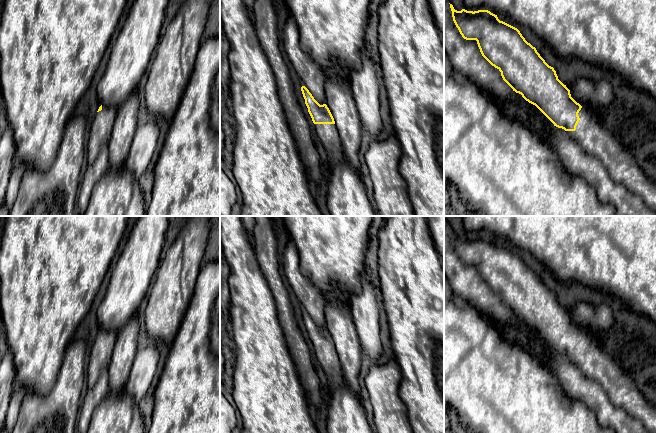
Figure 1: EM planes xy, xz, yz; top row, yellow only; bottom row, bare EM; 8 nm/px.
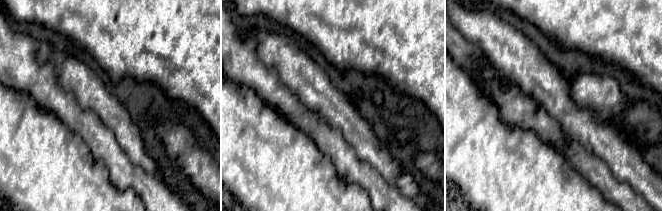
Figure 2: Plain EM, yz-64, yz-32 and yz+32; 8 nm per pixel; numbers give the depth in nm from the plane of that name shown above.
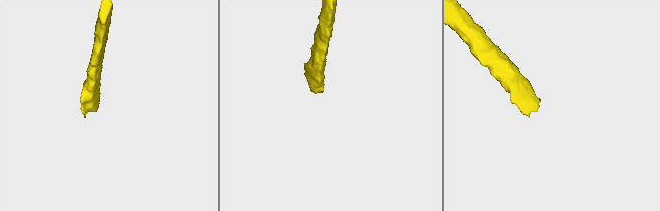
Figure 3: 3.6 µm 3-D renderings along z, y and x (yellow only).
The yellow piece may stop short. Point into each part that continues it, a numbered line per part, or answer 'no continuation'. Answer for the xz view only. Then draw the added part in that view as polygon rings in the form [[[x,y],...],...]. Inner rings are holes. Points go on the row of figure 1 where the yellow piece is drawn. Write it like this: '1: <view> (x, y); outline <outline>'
1: xz (328, 135); outline [[[314,124],[320,142],[324,146],[331,165],[345,161],[341,139],[335,124]]]

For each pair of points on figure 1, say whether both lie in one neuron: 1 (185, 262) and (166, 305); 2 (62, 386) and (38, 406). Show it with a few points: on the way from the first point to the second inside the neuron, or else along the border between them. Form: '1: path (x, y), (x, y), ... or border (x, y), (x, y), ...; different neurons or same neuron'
1: path (177, 273), (170, 294); same neuron
2: path (57, 392), (44, 405); same neuron

